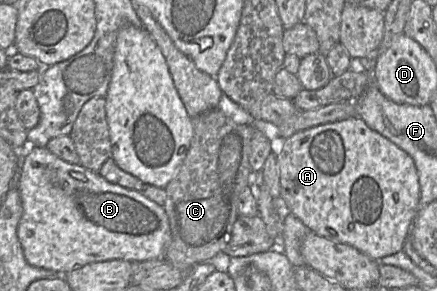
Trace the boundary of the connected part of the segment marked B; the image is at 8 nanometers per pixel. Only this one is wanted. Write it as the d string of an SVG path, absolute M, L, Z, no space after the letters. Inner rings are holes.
M32 147L21 159L17 186L23 206L17 236L27 263L33 267L66 275L87 264L109 260L144 262L164 257L171 231L163 208L141 192L111 183L81 164L70 164L46 147Z

